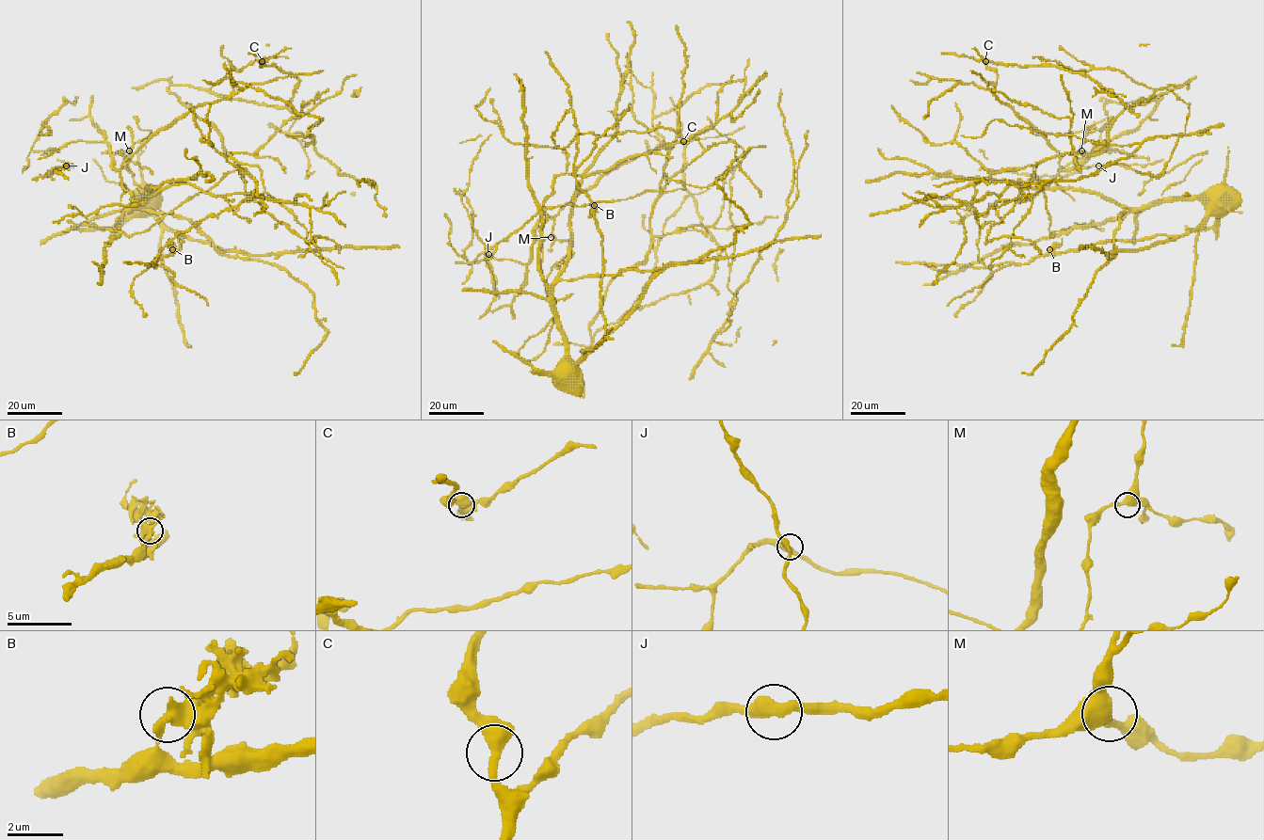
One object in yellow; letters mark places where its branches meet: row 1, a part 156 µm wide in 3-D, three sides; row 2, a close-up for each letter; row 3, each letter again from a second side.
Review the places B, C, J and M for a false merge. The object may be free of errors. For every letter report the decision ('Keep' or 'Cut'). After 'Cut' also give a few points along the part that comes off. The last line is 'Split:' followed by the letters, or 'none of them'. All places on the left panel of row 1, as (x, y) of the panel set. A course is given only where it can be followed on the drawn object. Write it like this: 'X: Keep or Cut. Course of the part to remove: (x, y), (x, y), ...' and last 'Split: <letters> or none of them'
B: Cut. Course of the part to remove: (172, 249), (168, 243), (169, 238)
C: Keep
J: Keep
M: Keep
Split: B

